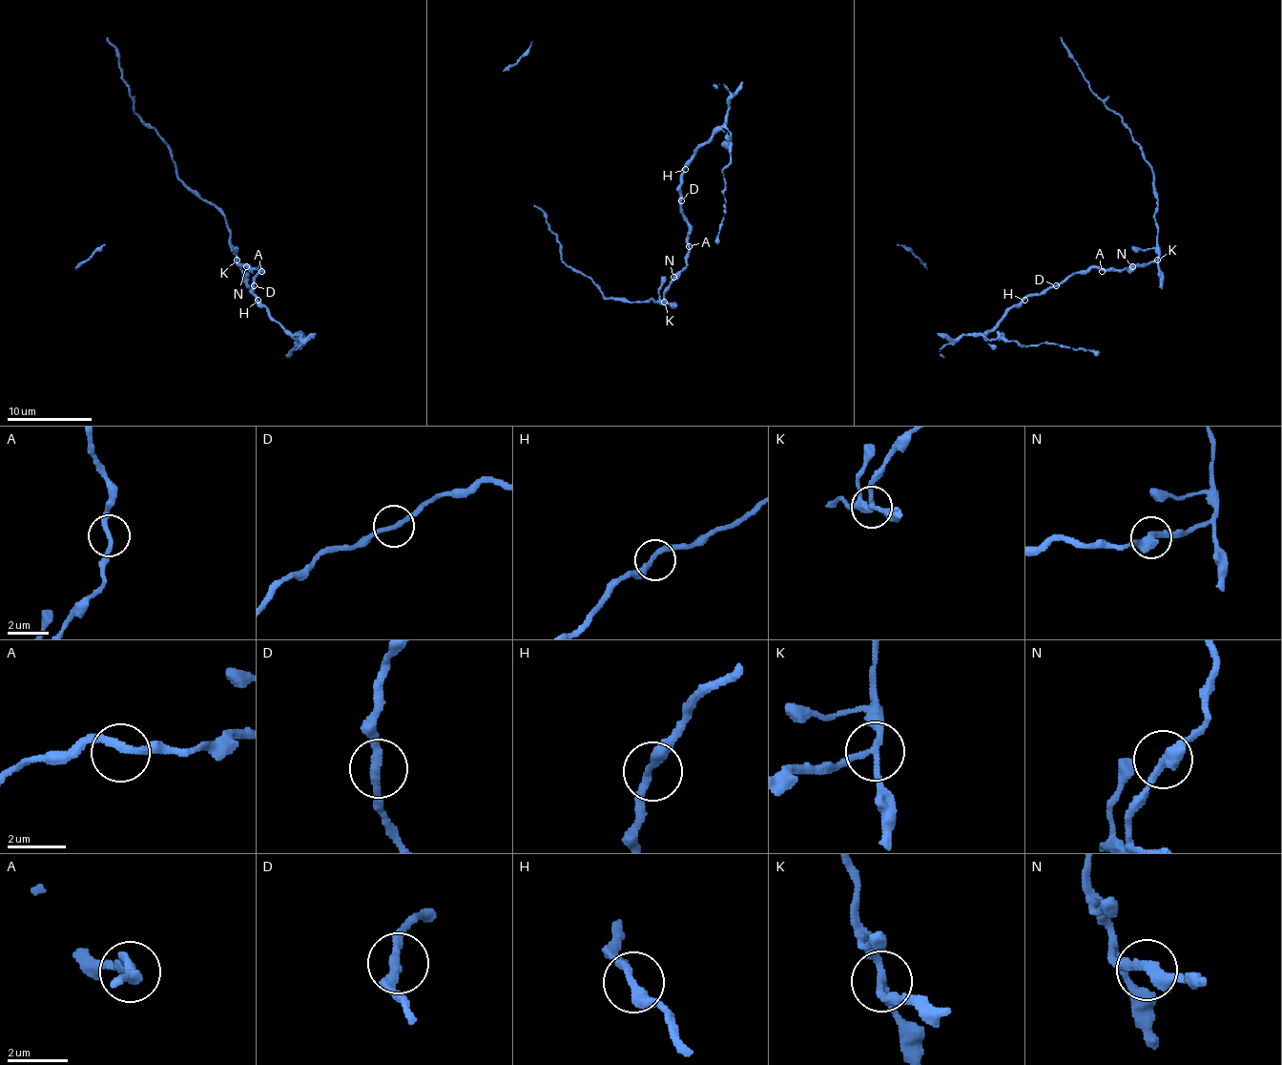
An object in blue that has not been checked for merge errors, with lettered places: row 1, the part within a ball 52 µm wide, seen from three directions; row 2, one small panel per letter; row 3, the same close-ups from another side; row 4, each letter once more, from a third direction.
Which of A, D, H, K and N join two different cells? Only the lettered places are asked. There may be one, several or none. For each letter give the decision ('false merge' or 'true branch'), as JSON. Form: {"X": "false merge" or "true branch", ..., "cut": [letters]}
{"A": "true branch", "D": "true branch", "H": "true branch", "K": "false merge", "N": "true branch", "cut": ["K"]}

